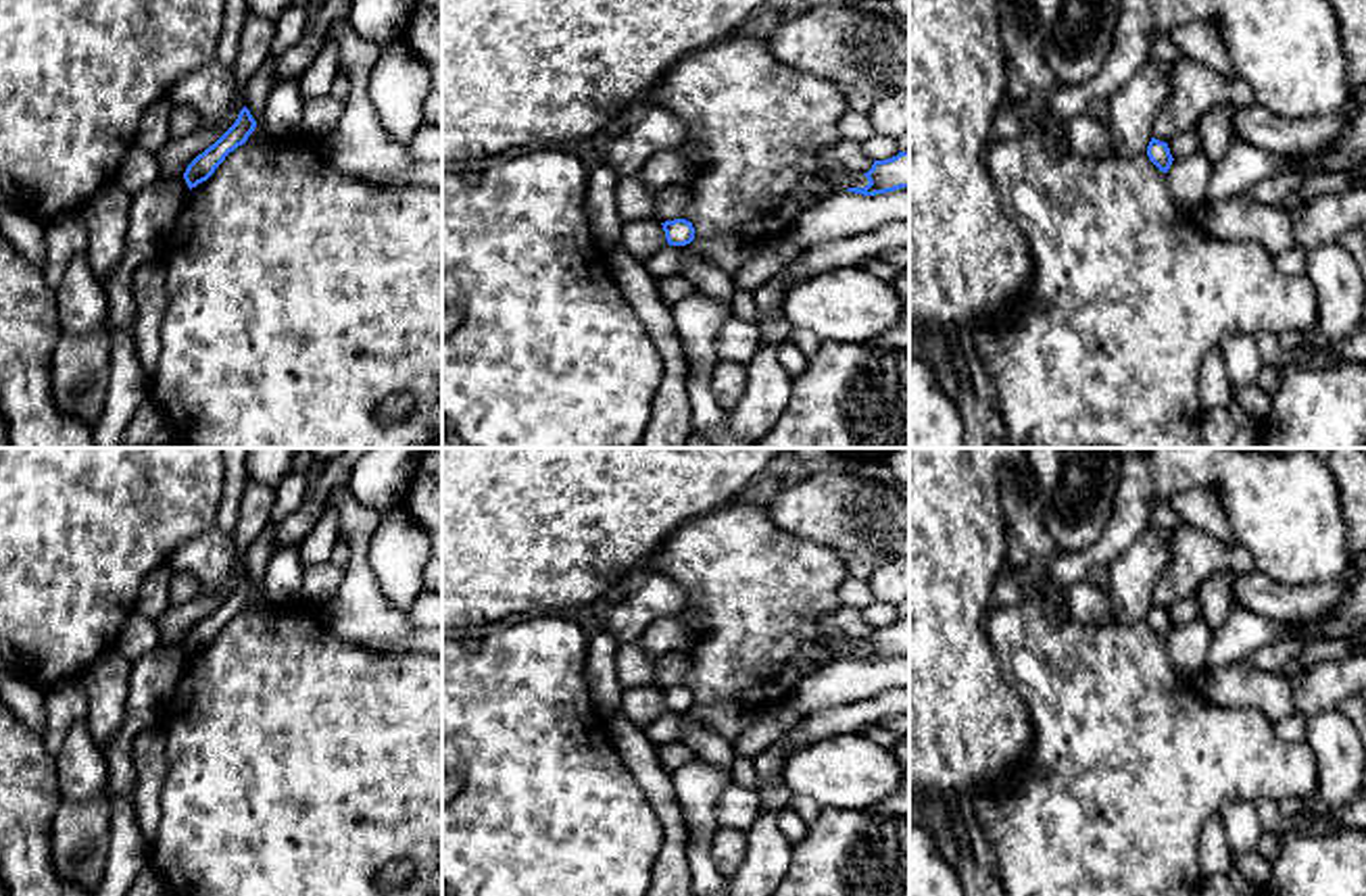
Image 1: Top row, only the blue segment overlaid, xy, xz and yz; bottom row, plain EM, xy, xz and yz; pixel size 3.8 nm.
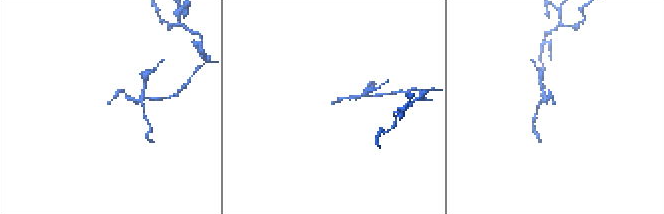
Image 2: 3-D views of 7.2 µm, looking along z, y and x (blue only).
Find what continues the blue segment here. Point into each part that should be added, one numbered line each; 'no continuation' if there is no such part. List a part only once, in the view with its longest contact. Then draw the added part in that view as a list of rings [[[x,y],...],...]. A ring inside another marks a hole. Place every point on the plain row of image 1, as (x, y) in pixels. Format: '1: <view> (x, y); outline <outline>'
no continuation

